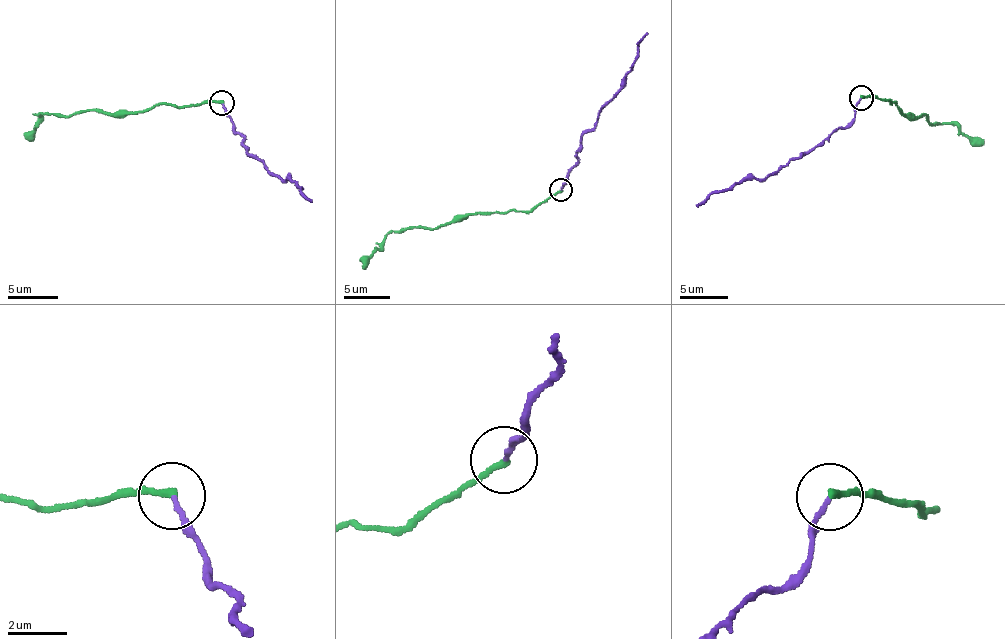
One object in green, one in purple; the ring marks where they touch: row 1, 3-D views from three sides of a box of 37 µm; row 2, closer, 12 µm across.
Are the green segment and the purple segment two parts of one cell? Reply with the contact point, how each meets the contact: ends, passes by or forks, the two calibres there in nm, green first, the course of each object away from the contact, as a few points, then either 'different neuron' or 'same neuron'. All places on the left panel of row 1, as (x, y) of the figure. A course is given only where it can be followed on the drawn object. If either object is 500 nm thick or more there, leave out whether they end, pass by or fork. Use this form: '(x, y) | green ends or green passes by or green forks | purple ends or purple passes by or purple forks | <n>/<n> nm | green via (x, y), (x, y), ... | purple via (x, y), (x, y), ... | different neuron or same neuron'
(222, 103) | green ends | purple ends | 220/140 nm | green via (222, 103), (154, 104), (145, 110), (110, 113), (94, 109), (70, 115), (42, 114), (29, 139) | purple via (222, 103), (250, 155), (283, 179), (286, 176), (311, 202) | different neuron

